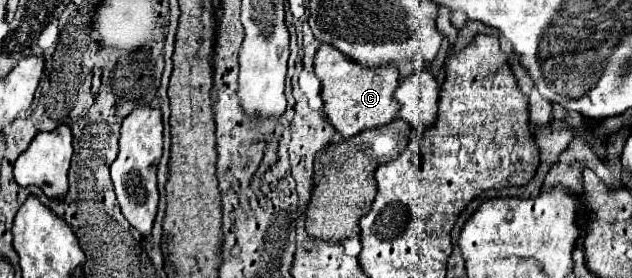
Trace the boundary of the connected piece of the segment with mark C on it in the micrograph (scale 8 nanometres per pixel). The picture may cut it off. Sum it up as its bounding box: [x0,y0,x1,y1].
[315,44,399,138]

